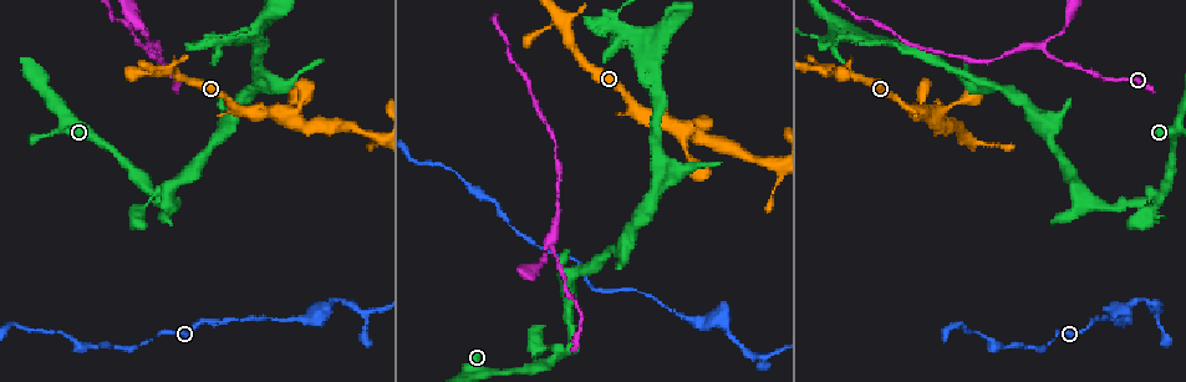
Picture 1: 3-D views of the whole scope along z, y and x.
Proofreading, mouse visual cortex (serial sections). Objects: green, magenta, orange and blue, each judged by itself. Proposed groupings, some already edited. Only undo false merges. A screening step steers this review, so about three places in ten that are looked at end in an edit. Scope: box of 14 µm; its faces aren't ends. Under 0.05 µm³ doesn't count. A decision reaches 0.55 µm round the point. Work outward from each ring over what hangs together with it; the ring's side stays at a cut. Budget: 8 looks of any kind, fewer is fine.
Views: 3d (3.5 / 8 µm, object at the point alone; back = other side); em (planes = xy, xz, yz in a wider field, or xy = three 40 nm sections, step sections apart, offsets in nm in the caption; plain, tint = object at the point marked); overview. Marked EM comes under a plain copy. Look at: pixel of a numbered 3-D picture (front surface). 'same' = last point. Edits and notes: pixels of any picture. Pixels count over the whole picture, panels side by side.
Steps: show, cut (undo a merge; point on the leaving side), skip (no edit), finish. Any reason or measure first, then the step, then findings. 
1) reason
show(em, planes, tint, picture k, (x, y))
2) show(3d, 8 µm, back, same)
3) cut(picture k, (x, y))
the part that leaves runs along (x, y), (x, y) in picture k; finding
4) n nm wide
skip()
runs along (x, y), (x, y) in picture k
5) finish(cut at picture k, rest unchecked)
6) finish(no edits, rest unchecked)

arms part here
show(3d, 3.5 µm, picture 1, (1045, 48))

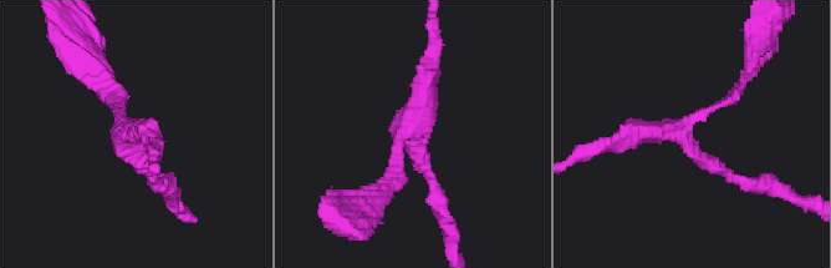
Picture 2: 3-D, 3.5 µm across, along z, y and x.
3 arms; arms of 150, 150, 250 nm; need the tissue
show(em, planes, tint, picture 2, (134, 138))

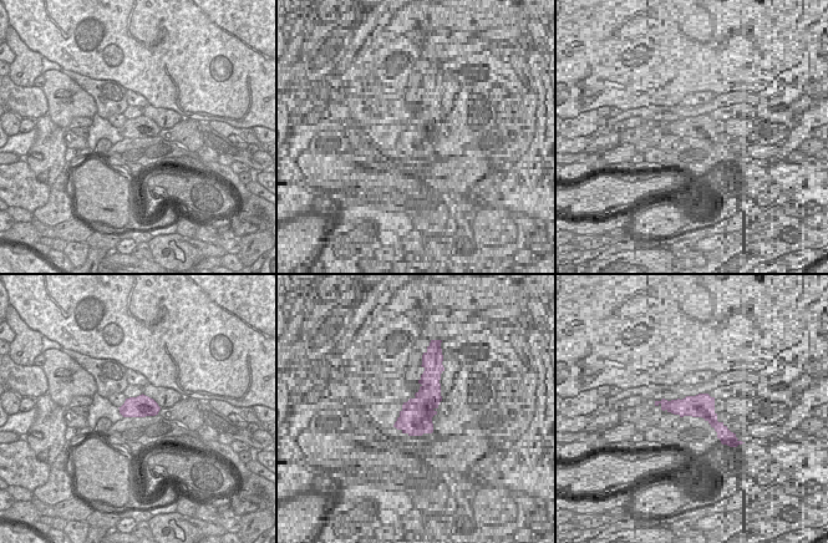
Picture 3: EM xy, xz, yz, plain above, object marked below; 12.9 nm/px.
skip()
runs along (745, 182), (682, 132), (608, 143) in picture 2; continuous, no second cell

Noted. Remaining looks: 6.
abrupt turn
show(3d, 3.5 µm, back, picture 1, (1074, 7))

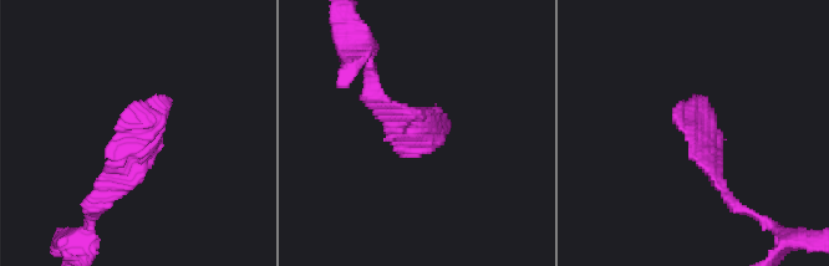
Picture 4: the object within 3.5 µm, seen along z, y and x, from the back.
show(em, xy, step 3, tint, picture 4, (700, 137))

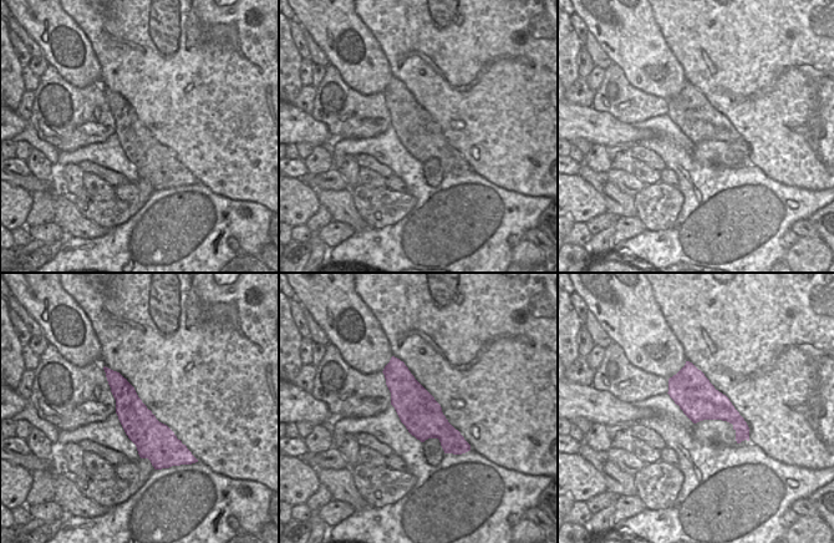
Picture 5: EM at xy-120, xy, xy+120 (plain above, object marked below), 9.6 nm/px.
skip()
runs along (391, 366), (408, 397), (456, 450) in picture 5; all the same cell

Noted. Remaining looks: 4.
show(3d, 8 µm, picture 1, (158, 192))

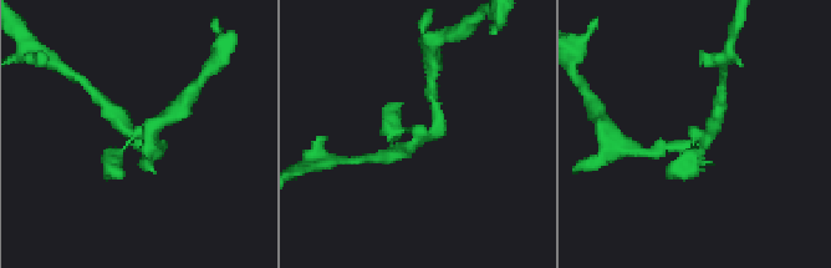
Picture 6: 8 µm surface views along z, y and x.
zoom in
show(3d, 3.5 µm, back, picture 6, (141, 135))

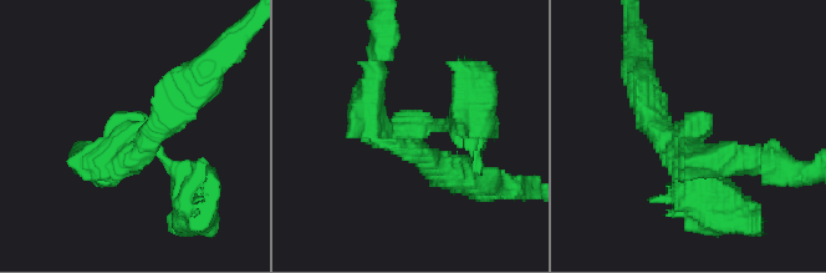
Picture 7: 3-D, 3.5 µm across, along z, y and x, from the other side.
now the EM
show(em, xy, step 5, tint, picture 7, (682, 139))

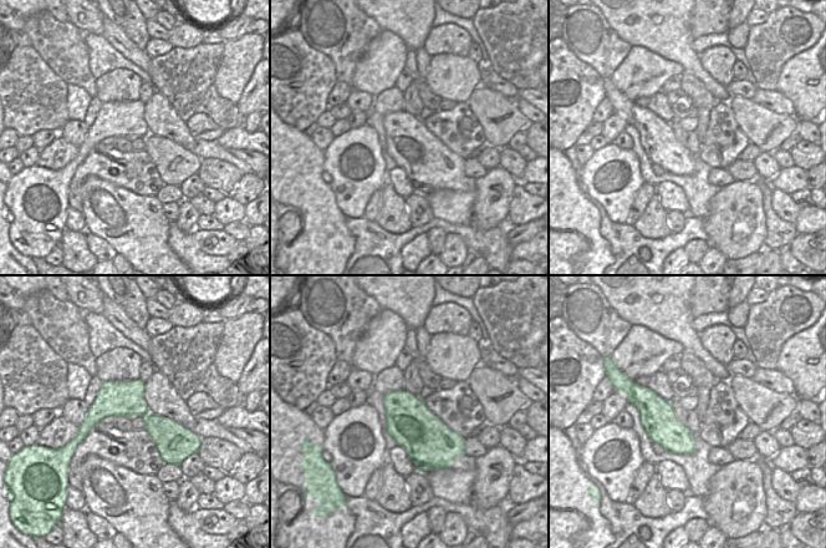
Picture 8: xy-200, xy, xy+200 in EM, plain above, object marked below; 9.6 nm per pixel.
cut(picture 7, (766, 151))
the part that leaves runs along (678, 137), (765, 163) in picture 7; two cells meet here

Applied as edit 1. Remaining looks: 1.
finish(cut at picture 7, rest unchecked)

